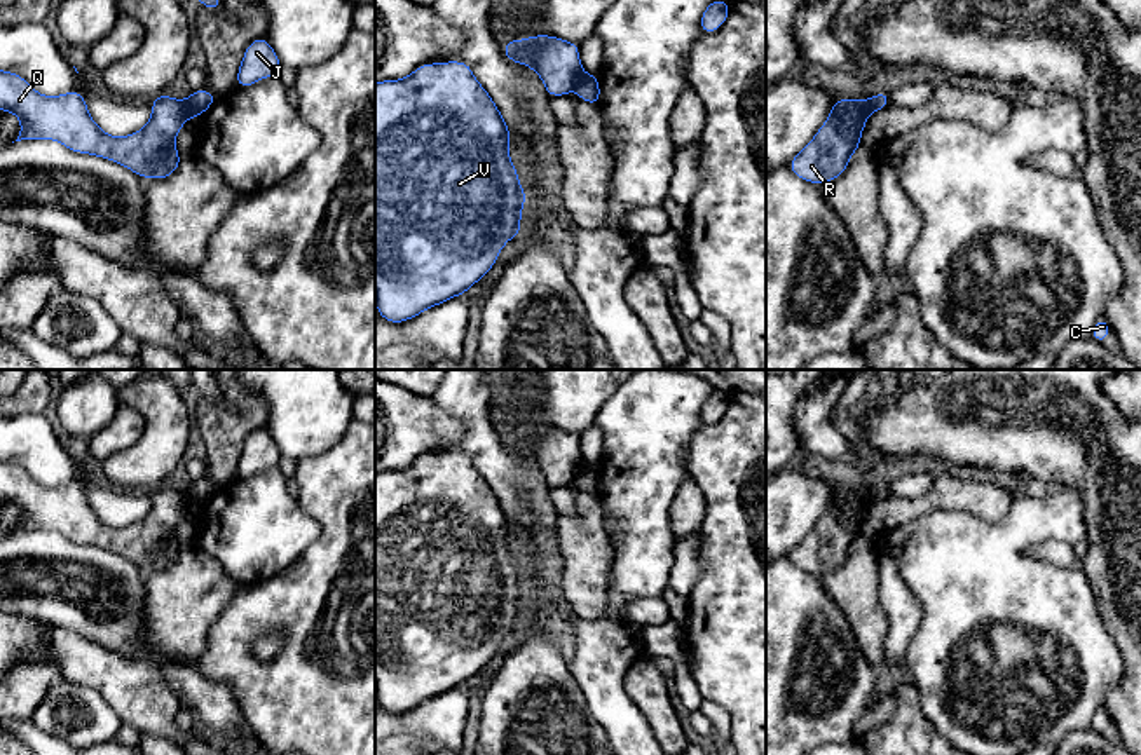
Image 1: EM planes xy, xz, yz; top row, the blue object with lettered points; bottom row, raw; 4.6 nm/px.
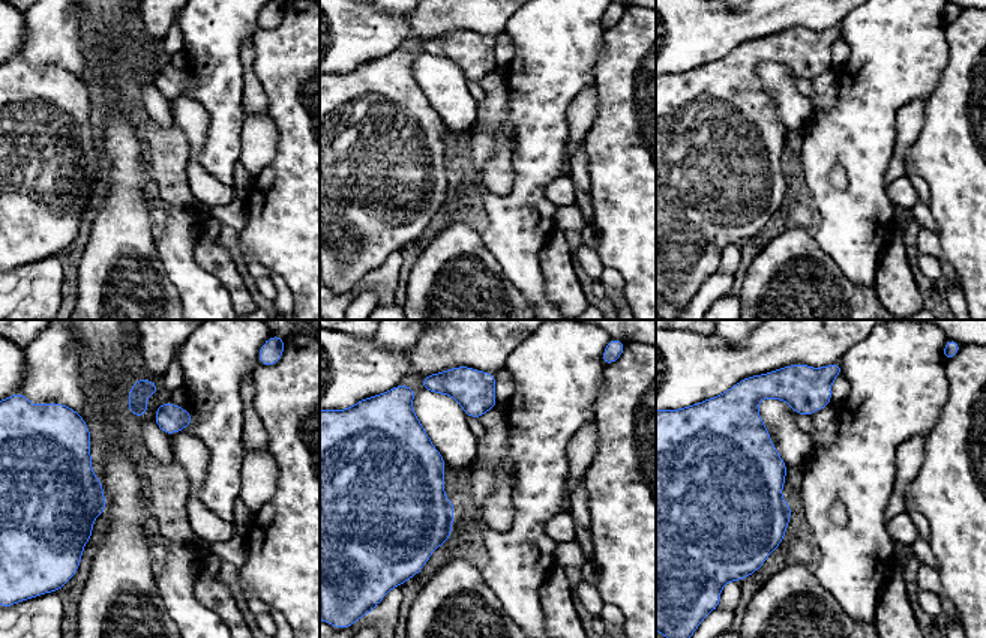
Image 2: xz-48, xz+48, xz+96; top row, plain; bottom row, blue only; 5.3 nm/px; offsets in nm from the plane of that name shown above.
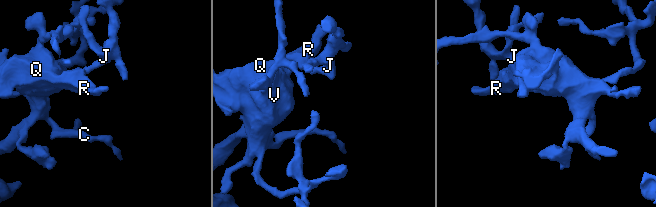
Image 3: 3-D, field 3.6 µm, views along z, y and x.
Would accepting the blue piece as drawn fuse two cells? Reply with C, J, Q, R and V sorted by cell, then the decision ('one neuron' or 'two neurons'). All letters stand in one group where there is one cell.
C Q R V / J; two neurons

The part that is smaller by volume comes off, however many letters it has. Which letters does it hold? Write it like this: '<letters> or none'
J

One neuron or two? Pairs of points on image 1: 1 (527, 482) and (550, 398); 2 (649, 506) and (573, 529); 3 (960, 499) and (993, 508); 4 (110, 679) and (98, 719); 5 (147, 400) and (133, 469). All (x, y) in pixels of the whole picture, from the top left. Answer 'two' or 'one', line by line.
1: two
2: two
3: one
4: two
5: one

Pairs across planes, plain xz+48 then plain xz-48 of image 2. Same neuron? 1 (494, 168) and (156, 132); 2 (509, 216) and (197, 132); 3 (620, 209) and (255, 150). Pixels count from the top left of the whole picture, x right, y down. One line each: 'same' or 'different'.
1: same
2: different
3: different

